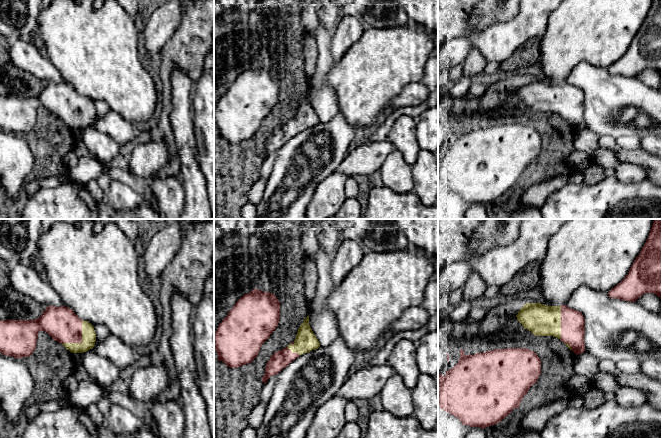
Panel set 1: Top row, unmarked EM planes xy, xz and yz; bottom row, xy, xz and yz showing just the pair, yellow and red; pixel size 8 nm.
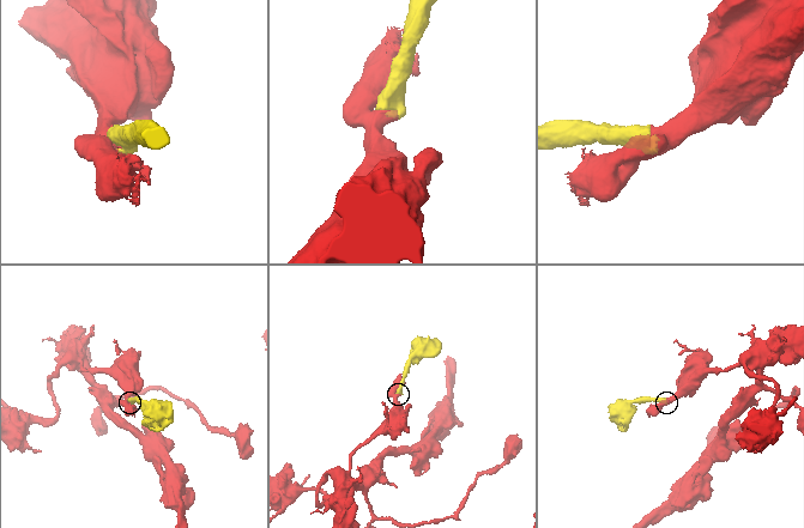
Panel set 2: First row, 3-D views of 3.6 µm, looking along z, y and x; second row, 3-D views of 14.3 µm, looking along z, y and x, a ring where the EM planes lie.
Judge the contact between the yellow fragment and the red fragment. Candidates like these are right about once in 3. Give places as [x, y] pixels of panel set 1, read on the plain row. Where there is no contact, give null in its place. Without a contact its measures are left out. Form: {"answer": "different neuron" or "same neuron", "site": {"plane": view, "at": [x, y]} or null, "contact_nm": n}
{"answer": "same neuron", "site": {"plane": "xy", "at": [82, 116]}, "contact_nm": 260}

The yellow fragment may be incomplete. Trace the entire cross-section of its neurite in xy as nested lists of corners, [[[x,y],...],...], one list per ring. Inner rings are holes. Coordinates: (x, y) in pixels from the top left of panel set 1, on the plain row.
[[[48,82],[35,96],[0,96],[0,129],[22,134],[36,125],[38,109],[45,107],[72,129],[92,125],[96,118],[94,103],[66,82]]]

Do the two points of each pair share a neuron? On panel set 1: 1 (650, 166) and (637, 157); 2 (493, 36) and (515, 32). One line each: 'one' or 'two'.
1: one
2: one

